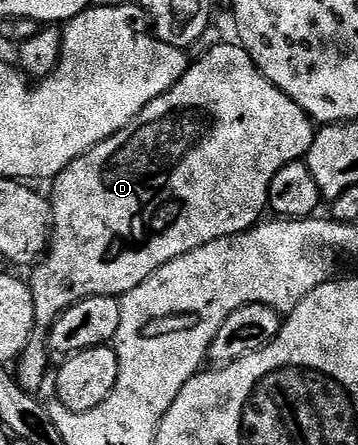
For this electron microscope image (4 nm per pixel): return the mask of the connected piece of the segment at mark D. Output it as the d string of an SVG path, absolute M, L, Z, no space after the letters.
M219 43L216 47L209 48L196 63L194 60L188 66L187 72L165 94L154 99L149 105L145 105L145 109L141 109L141 113L137 113L137 117L133 117L133 121L129 121L129 125L125 125L125 129L121 129L113 137L101 141L96 147L89 149L81 157L77 157L77 161L73 161L64 171L55 176L53 180L55 188L49 191L51 204L49 246L43 258L34 264L32 271L35 272L32 273L31 279L29 278L29 286L33 293L35 331L31 334L29 345L25 345L25 349L19 354L17 360L17 368L19 367L17 378L26 391L38 392L38 387L46 379L48 382L47 332L55 324L57 317L61 317L61 313L65 313L65 309L69 309L74 303L79 303L89 297L101 297L102 295L121 297L125 293L137 289L137 285L141 285L141 281L145 281L150 275L157 273L157 269L161 269L161 265L165 265L206 243L212 243L218 239L230 239L233 235L248 231L264 218L263 210L265 212L268 210L267 198L273 177L277 177L277 173L281 169L285 169L285 165L300 162L313 145L317 127L312 123L311 118L303 112L301 105L297 105L297 101L293 101L284 91L274 87L260 73L242 45L232 43Z

